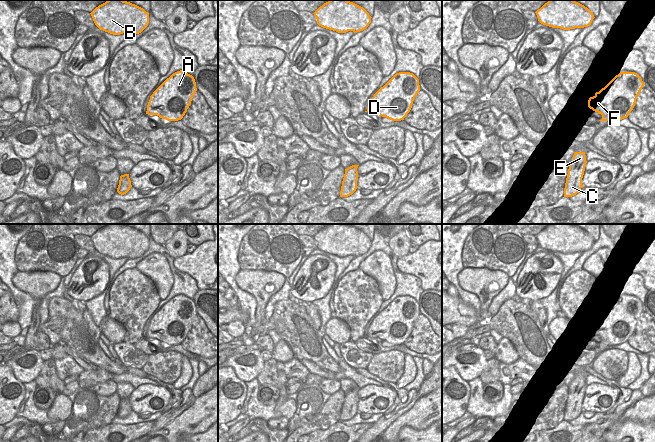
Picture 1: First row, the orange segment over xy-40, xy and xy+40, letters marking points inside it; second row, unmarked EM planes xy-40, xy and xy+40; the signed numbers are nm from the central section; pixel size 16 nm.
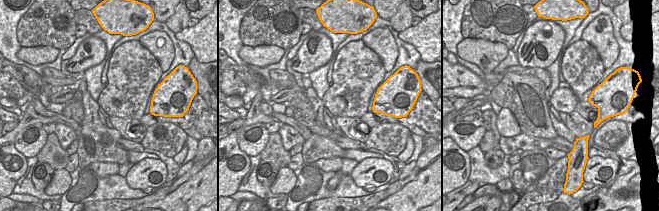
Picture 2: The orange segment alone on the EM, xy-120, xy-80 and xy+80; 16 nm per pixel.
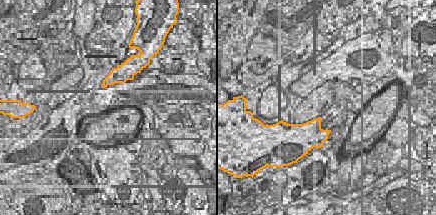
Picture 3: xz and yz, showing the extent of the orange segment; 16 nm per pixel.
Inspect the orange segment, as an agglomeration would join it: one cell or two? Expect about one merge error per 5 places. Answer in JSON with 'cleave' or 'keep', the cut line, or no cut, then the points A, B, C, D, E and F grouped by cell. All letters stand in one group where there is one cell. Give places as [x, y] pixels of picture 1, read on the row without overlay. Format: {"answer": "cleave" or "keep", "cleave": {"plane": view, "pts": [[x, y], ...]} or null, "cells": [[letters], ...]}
{"answer": "keep", "cleave": null, "cells": [["A", "B", "C", "D", "E", "F"]]}

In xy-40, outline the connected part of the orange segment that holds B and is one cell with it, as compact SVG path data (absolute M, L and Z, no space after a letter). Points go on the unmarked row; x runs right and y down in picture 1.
M107 224L91 237L95 249L113 259L141 257L149 248L149 237L124 224Z

